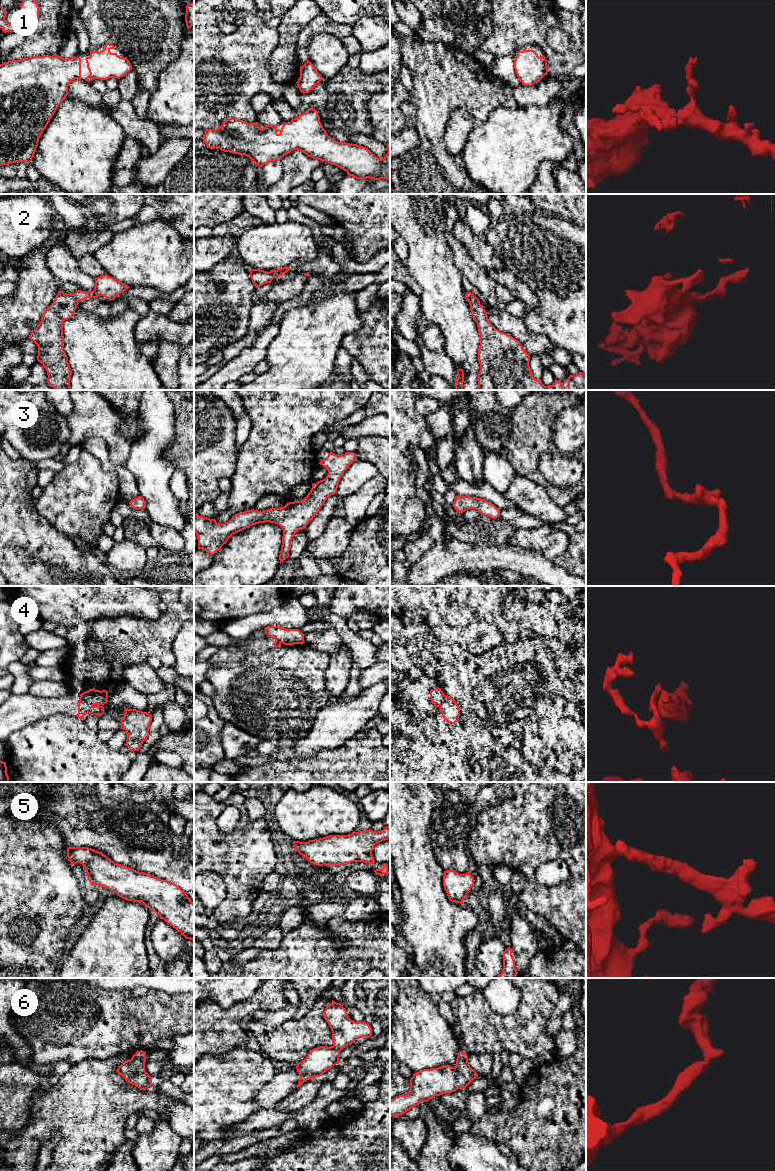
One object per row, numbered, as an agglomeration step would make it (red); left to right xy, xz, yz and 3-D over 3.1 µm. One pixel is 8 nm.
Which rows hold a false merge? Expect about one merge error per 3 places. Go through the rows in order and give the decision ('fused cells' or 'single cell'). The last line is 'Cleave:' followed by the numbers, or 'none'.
1: single cell
2: fused cells
3: single cell
4: fused cells
5: single cell
6: single cell
Cleave: 2, 4

